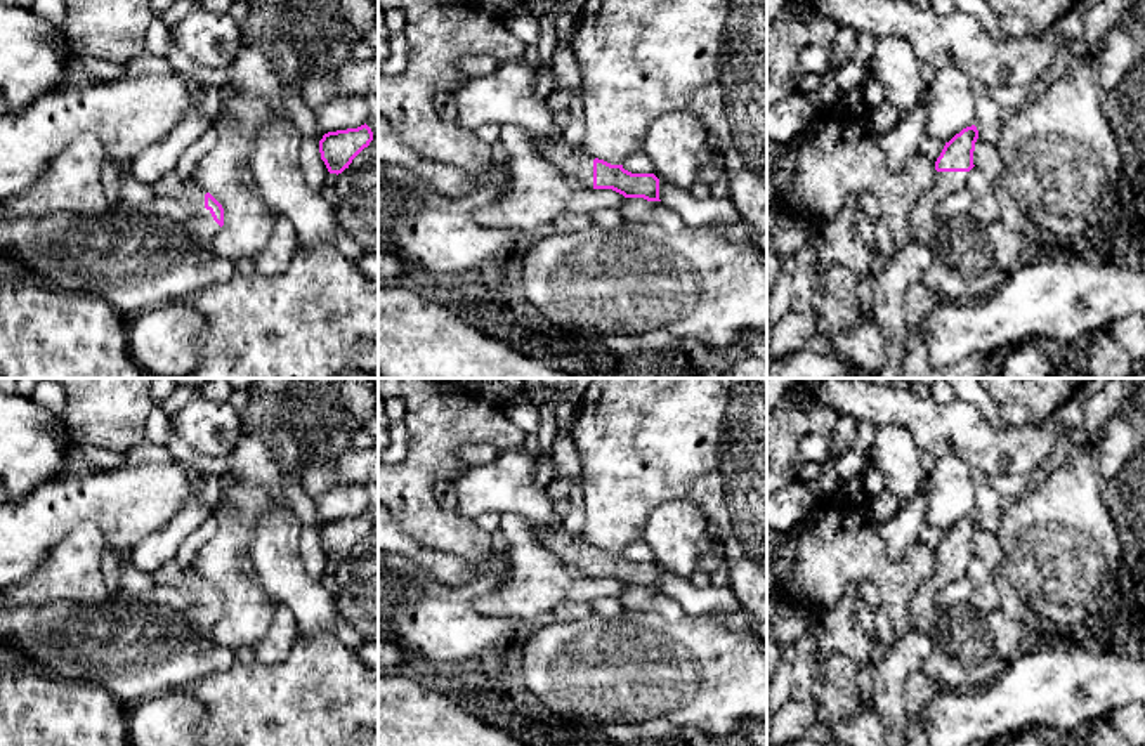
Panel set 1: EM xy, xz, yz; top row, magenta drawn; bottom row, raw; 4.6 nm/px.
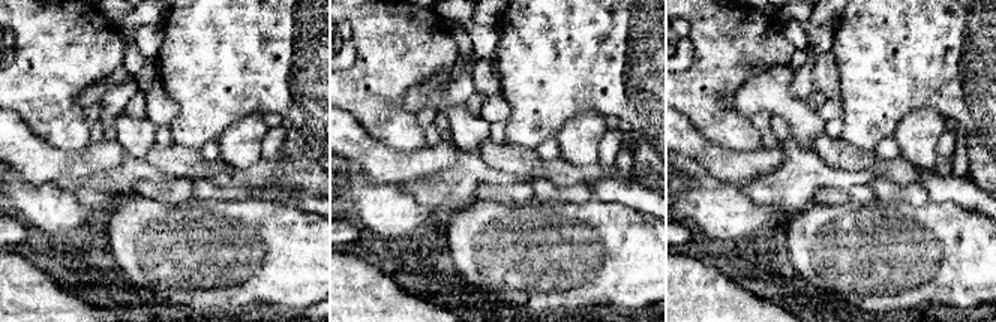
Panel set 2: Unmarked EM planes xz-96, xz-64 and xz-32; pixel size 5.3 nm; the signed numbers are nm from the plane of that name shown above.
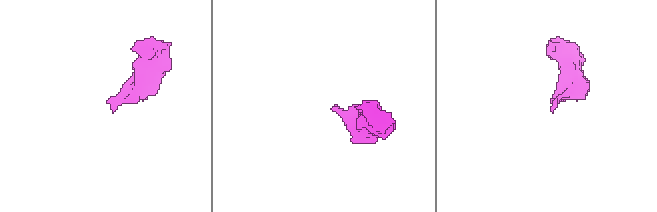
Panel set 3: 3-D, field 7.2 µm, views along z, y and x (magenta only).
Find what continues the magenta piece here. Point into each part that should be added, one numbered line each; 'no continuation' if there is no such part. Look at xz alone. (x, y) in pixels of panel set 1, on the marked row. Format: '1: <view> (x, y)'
1: xz (575, 162)

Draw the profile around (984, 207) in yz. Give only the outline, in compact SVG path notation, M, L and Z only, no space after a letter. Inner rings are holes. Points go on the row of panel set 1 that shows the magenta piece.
M973 167L968 172L966 189L972 194L972 205L968 212L980 222L999 220L999 206L991 184L984 173Z

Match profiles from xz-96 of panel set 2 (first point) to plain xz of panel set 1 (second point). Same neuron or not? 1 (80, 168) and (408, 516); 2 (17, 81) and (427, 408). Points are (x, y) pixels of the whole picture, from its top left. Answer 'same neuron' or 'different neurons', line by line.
1: different neurons
2: same neuron

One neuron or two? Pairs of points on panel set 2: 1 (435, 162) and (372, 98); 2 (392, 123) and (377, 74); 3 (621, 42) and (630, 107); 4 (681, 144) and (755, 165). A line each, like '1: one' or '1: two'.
1: two
2: one
3: one
4: one

